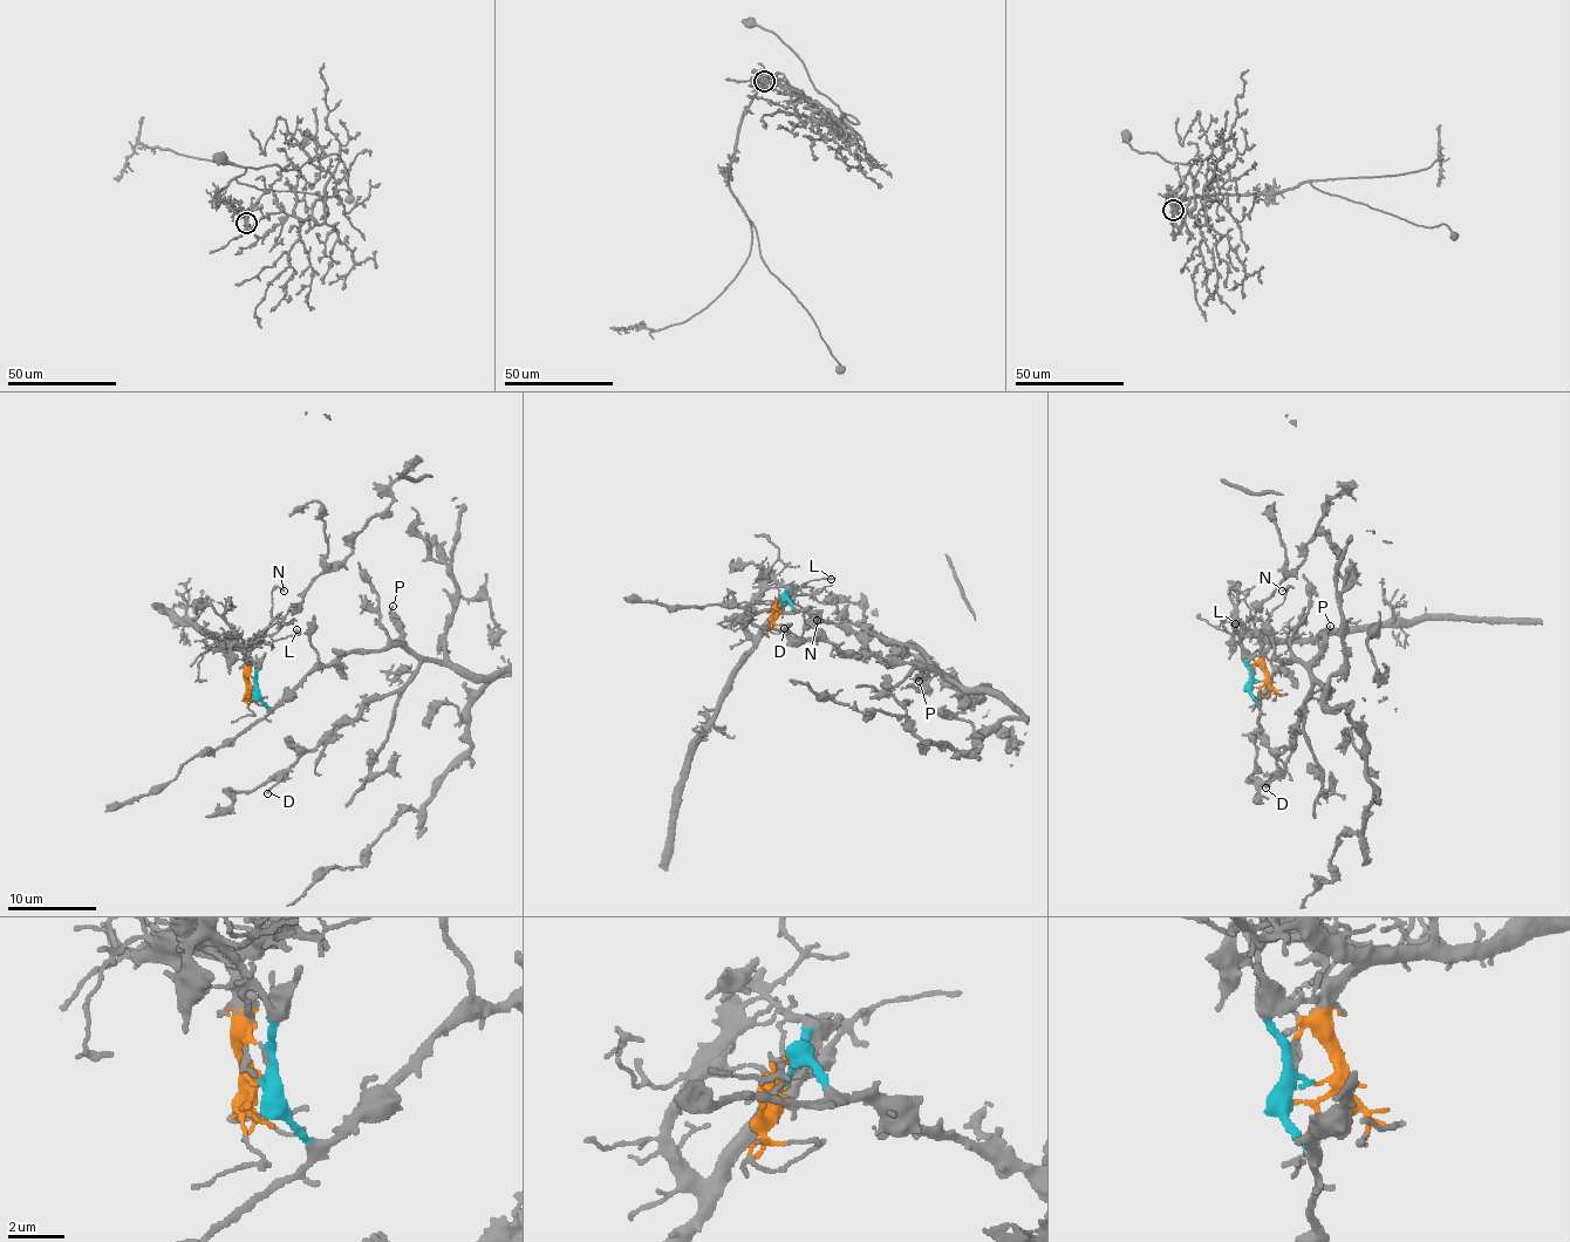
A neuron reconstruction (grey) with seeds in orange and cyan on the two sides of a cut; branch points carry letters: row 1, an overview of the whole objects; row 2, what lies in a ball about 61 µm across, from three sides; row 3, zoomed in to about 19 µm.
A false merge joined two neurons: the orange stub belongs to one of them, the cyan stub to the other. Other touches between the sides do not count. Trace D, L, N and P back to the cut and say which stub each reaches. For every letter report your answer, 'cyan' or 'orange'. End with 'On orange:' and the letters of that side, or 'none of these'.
D: cyan
L: orange
N: orange
P: cyan
On orange: L, N

